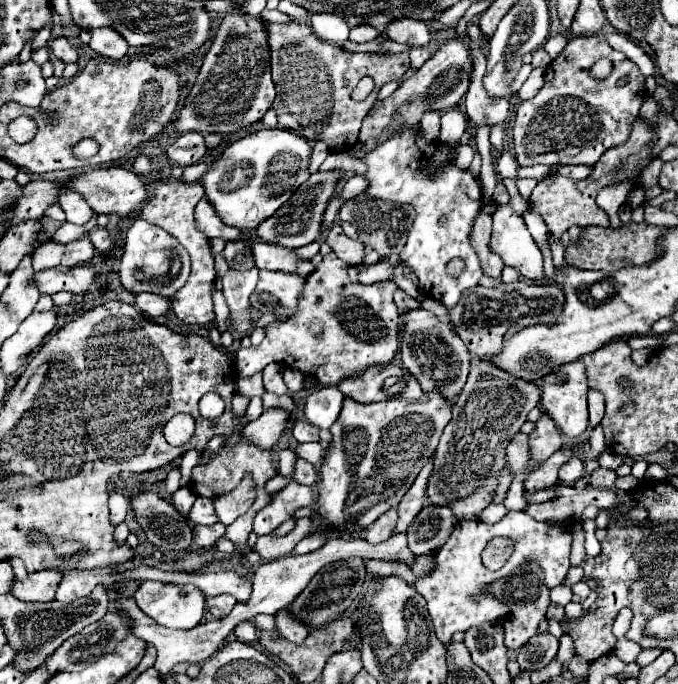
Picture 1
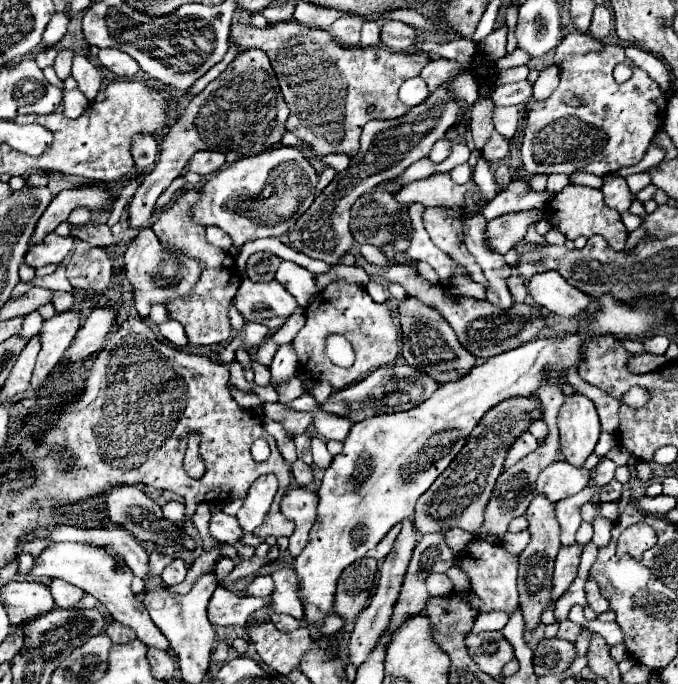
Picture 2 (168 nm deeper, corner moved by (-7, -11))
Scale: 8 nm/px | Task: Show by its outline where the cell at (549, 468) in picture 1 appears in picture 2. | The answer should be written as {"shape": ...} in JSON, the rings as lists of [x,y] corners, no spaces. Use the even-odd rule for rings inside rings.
{"shape":[[[536,494],[526,510],[528,530],[532,534],[530,544],[520,554],[520,570],[518,570],[518,594],[520,594],[520,612],[524,616],[524,624],[528,632],[534,632],[540,624],[542,612],[552,604],[552,572],[554,572],[554,558],[560,548],[560,526],[554,516],[554,504],[548,502],[546,496]]]}

